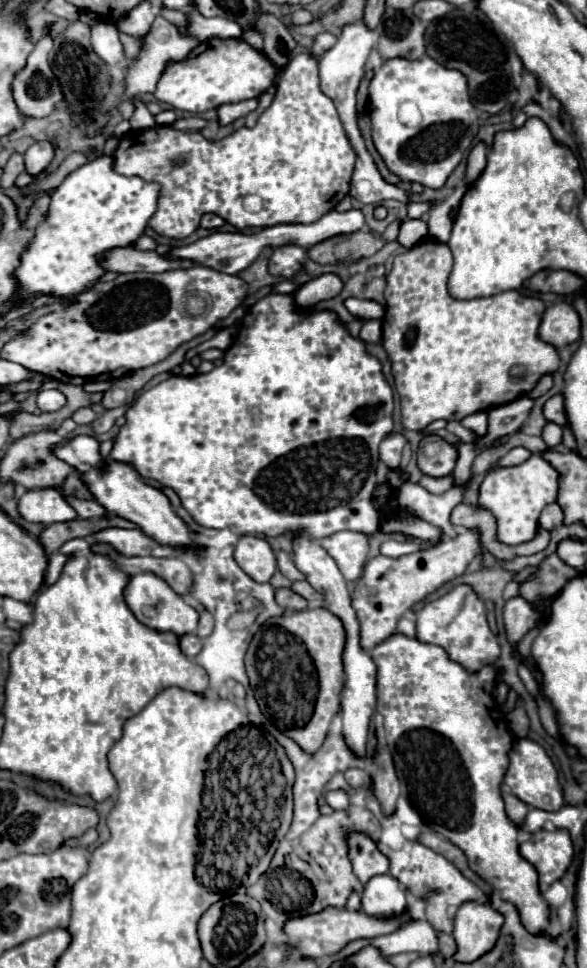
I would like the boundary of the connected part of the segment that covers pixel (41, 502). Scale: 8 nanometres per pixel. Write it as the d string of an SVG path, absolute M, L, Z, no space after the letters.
M55 488L23 492L19 498L19 512L27 522L39 522L39 524L69 522L77 518L77 512Z

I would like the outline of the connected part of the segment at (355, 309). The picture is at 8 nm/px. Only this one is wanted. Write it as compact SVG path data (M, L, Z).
M347 298L345 300L345 308L359 318L365 320L373 320L373 318L381 318L383 316L383 308L373 302L373 300L359 300L359 298Z

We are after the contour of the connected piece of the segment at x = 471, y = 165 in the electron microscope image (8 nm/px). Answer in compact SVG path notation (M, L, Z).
M477 142L467 158L467 182L473 184L485 170L485 166L487 166L487 146L483 142Z

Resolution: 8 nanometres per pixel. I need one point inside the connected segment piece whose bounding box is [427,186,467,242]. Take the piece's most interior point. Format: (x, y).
(439, 223)

